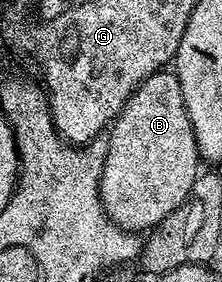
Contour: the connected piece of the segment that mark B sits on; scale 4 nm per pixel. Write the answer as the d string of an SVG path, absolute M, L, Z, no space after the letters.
M165 68L151 74L132 93L130 100L112 123L106 141L108 151L100 177L100 199L104 205L104 213L111 222L118 224L123 230L148 232L159 222L166 220L166 216L170 216L174 208L178 208L190 197L192 186L202 170L202 159L190 116L182 100L182 88L171 69Z

